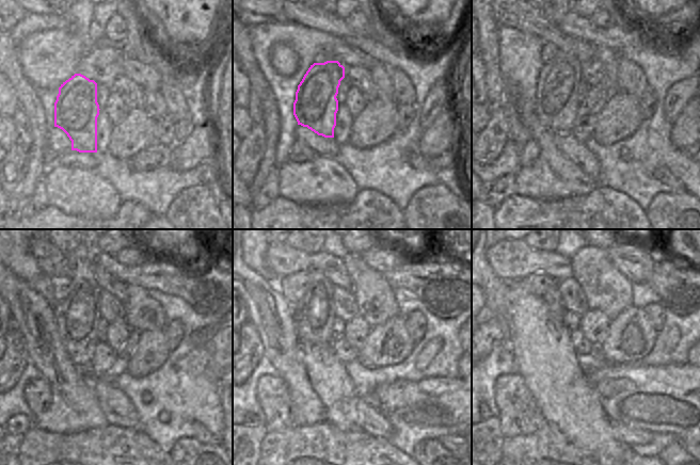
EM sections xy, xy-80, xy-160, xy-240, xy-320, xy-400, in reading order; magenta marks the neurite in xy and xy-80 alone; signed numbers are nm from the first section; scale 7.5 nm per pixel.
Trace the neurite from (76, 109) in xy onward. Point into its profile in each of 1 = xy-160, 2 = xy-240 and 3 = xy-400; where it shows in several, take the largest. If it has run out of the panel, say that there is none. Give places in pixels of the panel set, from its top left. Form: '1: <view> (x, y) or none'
1: xy-160 (556, 105)
2: xy-240 (77, 317)
3: xy-400 (552, 298)

